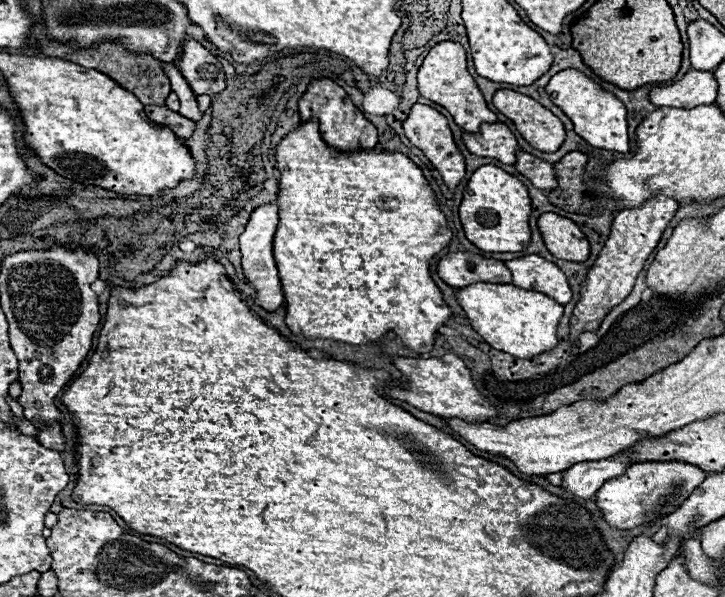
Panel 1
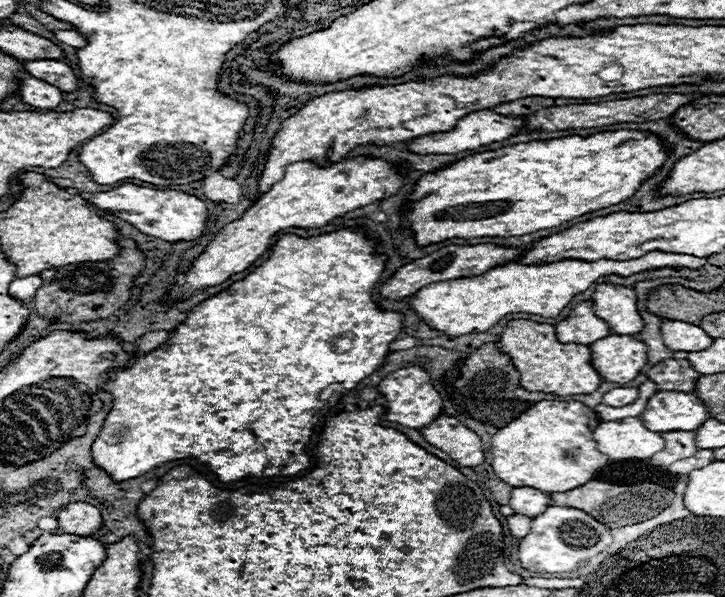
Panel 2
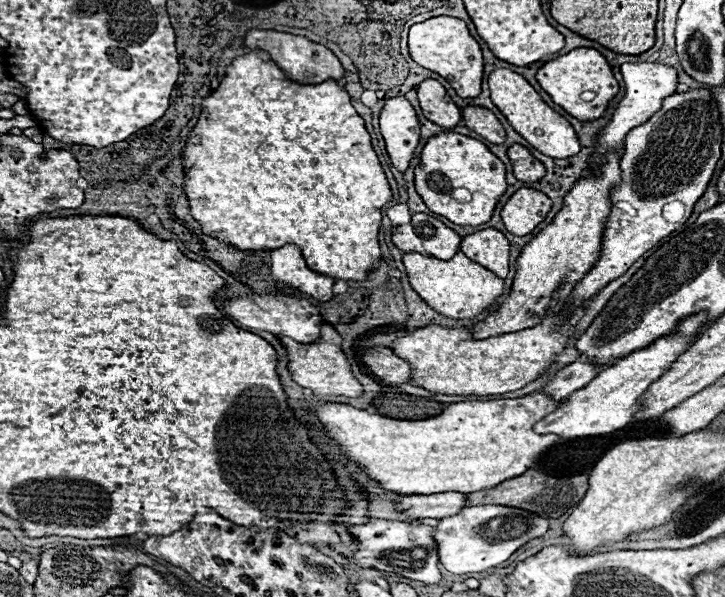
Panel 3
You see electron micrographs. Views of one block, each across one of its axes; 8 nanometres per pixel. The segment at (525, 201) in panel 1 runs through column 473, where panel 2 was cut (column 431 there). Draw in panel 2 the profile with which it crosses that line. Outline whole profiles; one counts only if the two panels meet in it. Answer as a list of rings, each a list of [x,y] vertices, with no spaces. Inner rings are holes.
[[[614,130],[594,136],[566,136],[554,140],[534,140],[504,146],[490,152],[472,154],[434,174],[424,174],[410,194],[412,210],[406,224],[416,234],[420,246],[444,242],[448,238],[478,236],[522,236],[536,230],[560,226],[576,216],[620,204],[636,194],[644,180],[652,178],[666,162],[672,146],[658,134],[640,130]]]

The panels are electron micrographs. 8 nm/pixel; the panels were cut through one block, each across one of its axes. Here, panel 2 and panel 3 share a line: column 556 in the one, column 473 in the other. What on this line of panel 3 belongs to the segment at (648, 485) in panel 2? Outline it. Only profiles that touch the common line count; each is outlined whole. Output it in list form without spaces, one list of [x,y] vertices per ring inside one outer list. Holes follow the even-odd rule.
[[[526,470],[522,476],[504,480],[502,484],[488,488],[488,490],[480,490],[480,492],[472,492],[466,494],[466,500],[470,506],[480,506],[480,504],[498,504],[498,506],[512,506],[512,508],[522,508],[528,512],[534,512],[542,518],[560,518],[562,514],[566,514],[570,508],[574,508],[582,496],[586,494],[588,488],[588,476],[580,474],[580,476],[572,476],[572,478],[552,478],[546,476],[540,470]]]

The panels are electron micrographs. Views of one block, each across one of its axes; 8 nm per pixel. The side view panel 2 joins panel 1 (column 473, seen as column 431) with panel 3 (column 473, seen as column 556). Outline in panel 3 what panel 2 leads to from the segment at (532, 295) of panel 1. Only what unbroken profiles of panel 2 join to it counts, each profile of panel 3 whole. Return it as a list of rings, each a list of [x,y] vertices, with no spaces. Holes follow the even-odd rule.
[[[406,252],[402,256],[408,280],[412,288],[418,292],[418,296],[438,314],[446,318],[472,318],[486,310],[504,290],[502,278],[494,276],[494,272],[488,272],[480,264],[474,264],[470,258],[462,256],[458,252],[450,260],[438,260],[438,258],[428,258],[418,252]]]

